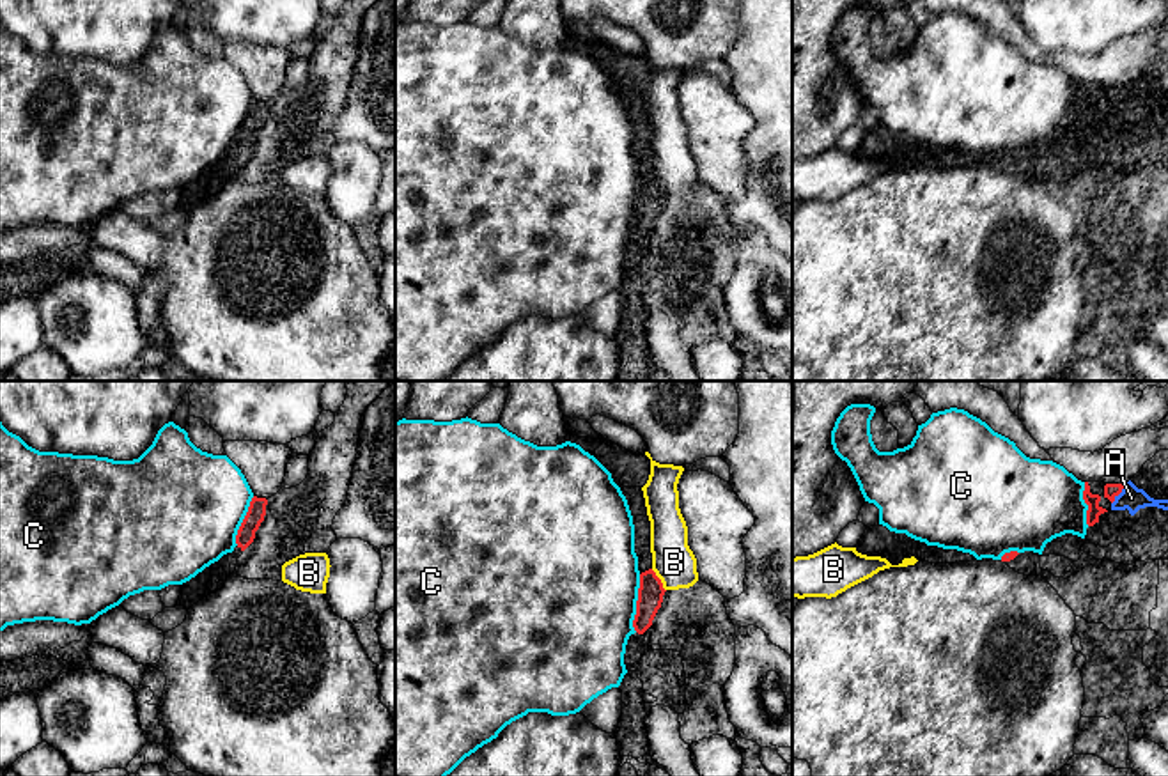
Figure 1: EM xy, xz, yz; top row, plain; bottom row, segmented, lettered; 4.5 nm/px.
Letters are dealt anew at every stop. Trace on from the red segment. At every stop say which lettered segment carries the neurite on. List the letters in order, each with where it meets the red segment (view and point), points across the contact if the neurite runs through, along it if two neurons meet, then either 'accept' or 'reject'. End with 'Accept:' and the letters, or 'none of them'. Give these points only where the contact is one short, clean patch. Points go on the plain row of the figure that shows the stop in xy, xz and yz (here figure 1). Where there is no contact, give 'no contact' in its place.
A: contact yz (1119, 96); accept
B: contact xz (660, 183); border xz (651, 172), (665, 194); reject
C: contact xz (637, 206); reject
Accept: A

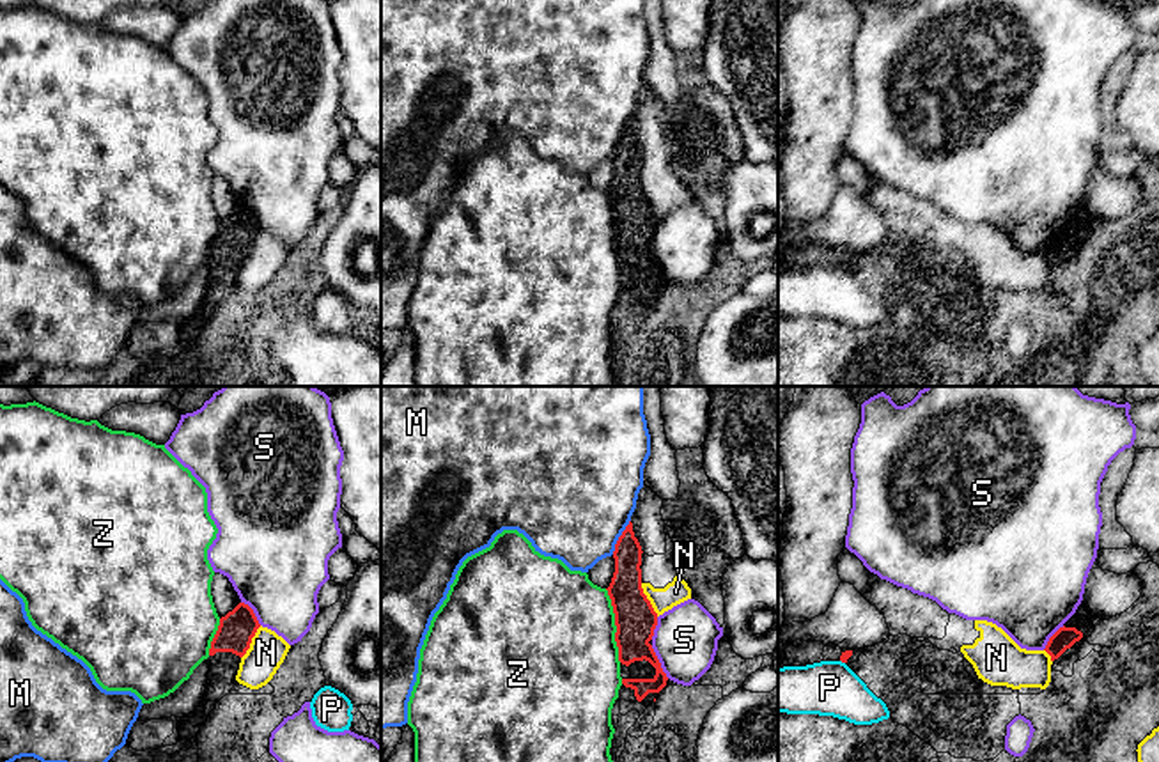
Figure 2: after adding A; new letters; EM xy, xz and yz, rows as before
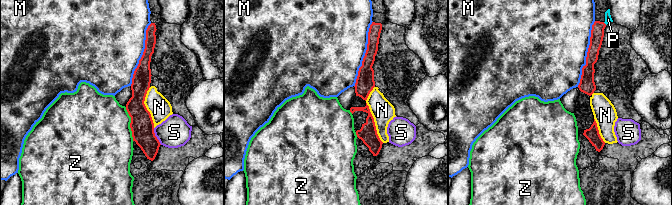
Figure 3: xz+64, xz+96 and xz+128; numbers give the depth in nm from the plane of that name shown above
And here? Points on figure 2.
M: contact xz (619, 140); reject
N: contact xz (647, 202); border xz (640, 186), (658, 218); reject
P: contact yz (842, 264); border yz (840, 263), (844, 266); reject
S: contact xz (658, 264); border xz (651, 248), (661, 273), (668, 280); reject
Z: contact xz (615, 227); border xz (605, 192), (614, 217), (617, 261), (621, 264); reject
Accept: none of them

